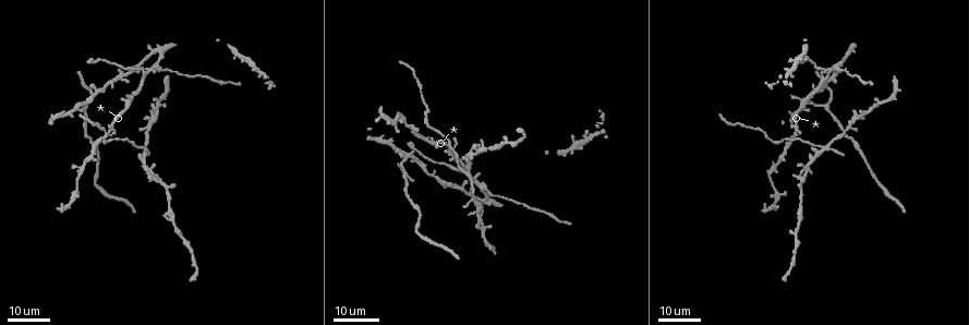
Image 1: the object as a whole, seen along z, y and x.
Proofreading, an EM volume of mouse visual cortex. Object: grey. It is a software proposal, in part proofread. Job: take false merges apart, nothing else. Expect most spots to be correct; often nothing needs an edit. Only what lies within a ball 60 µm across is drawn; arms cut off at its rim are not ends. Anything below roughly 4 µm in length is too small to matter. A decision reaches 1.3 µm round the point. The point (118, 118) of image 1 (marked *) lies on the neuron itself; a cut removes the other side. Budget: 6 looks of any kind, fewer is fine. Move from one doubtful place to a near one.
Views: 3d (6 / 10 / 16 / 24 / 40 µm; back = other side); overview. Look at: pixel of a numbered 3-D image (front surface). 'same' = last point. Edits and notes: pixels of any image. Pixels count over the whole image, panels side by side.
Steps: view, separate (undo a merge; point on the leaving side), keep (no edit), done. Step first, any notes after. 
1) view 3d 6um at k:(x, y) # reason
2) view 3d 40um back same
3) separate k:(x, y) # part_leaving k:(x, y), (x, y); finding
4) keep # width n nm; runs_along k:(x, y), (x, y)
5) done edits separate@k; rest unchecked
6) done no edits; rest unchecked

view 3d 24um at 1:(467, 173) # four-way junction

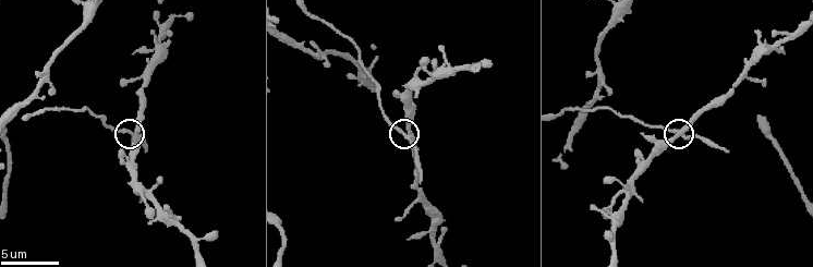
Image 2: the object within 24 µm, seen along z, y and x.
view 3d 10um at 2:(679, 134)

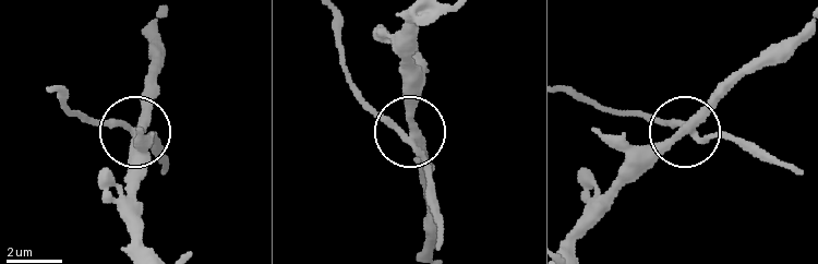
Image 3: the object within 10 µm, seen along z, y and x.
keep # side_arm 27 um; one neuron here

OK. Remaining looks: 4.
view 3d 24um at 1:(407, 156) # branch point

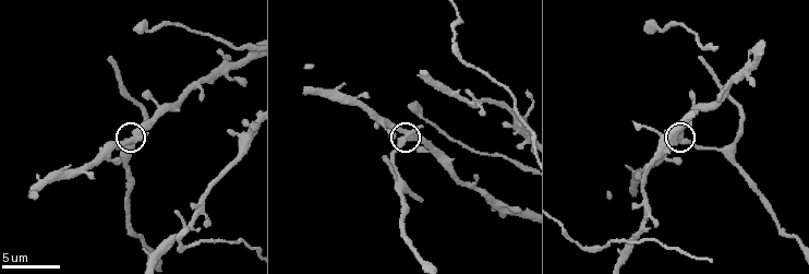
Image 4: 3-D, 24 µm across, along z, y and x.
view 3d 6um at 4:(401, 137)

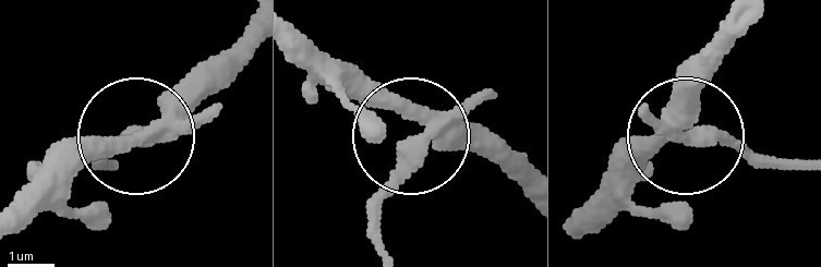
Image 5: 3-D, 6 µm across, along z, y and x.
separate 5:(409, 177) # part_leaving 5:(675, 136), (717, 136), (799, 164); a second neuron is stuck on

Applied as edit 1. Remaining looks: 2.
view 3d 16um at 1:(148, 70) # thin arm on a thick one

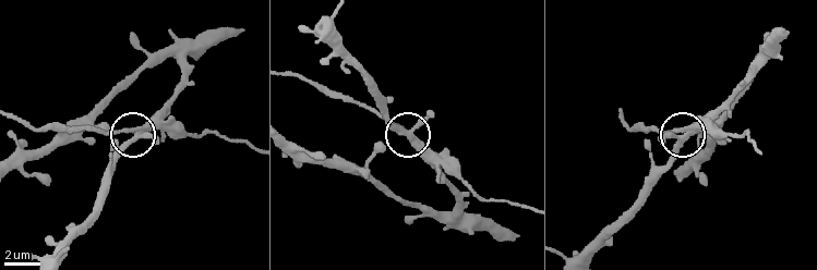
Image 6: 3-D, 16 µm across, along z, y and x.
view 3d 6um at 6:(680, 129)

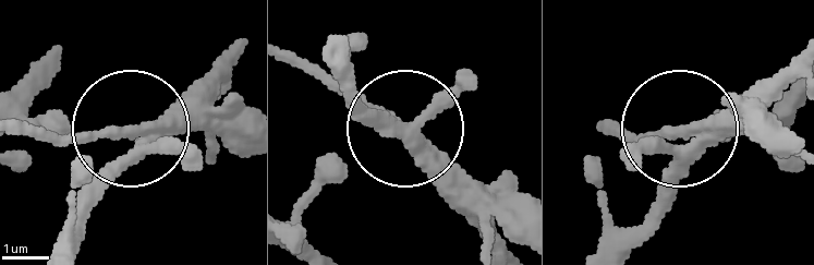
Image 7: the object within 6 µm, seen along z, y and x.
keep # width 280 nm; one neuron here

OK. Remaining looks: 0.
done edits separate@5; rest unchecked

